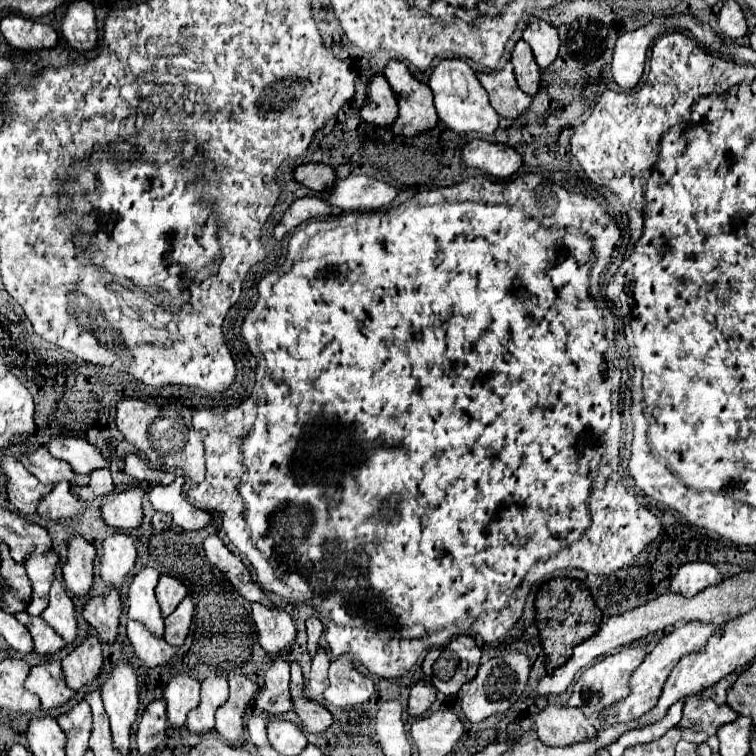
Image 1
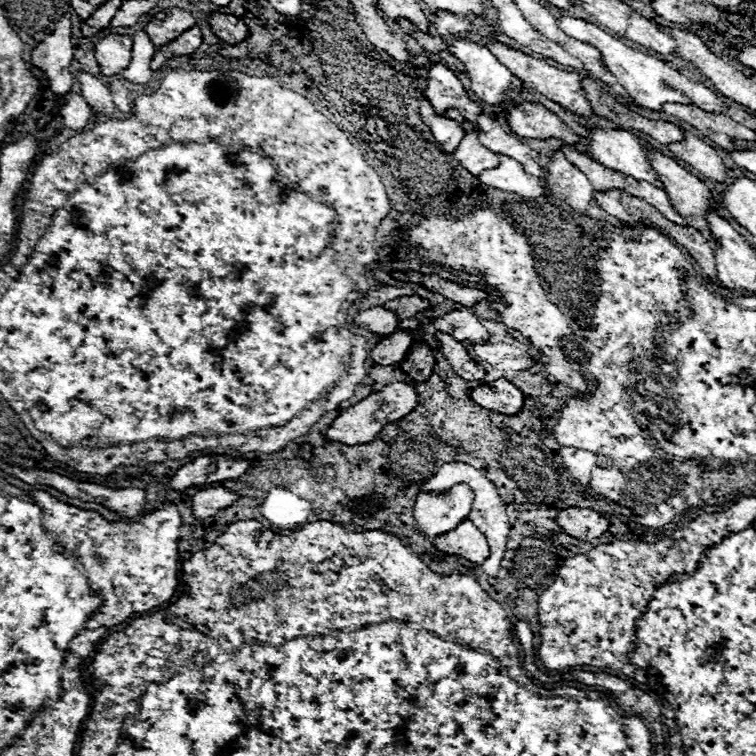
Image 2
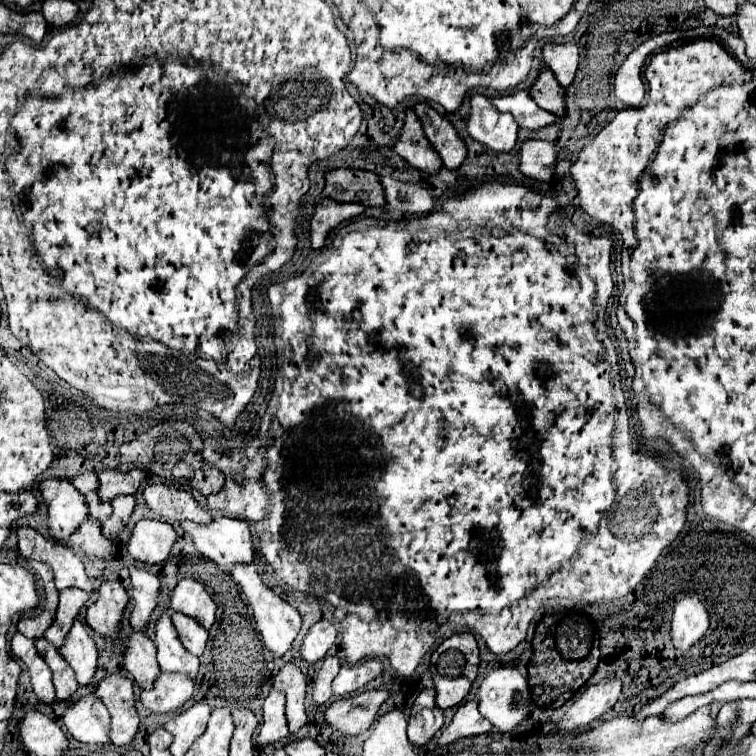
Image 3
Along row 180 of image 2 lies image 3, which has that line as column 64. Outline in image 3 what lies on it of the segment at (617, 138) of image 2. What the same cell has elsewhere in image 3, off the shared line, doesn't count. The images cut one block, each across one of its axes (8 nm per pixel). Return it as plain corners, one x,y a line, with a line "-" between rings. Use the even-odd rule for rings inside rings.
78,620
72,626
72,630
68,632
66,646
60,650
60,654
72,666
72,670
76,672
78,684
88,686
94,678
94,672
96,672
98,650
94,646
92,638
88,636
88,632
84,630
84,626

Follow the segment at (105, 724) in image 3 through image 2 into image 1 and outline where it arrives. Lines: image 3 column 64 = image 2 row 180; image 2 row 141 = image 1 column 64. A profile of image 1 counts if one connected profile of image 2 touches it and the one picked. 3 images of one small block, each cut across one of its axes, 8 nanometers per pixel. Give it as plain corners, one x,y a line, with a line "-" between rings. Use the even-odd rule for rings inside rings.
56,658
32,666
26,680
26,688
40,698
44,712
62,706
74,696
74,692
62,680
62,668

